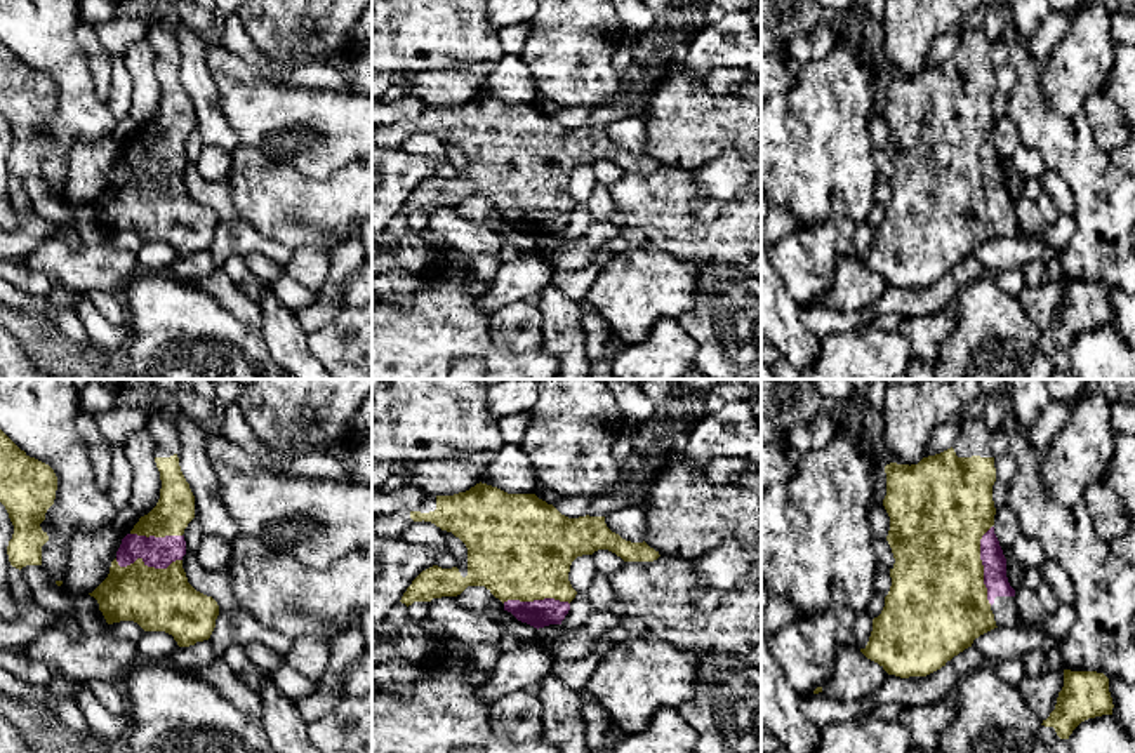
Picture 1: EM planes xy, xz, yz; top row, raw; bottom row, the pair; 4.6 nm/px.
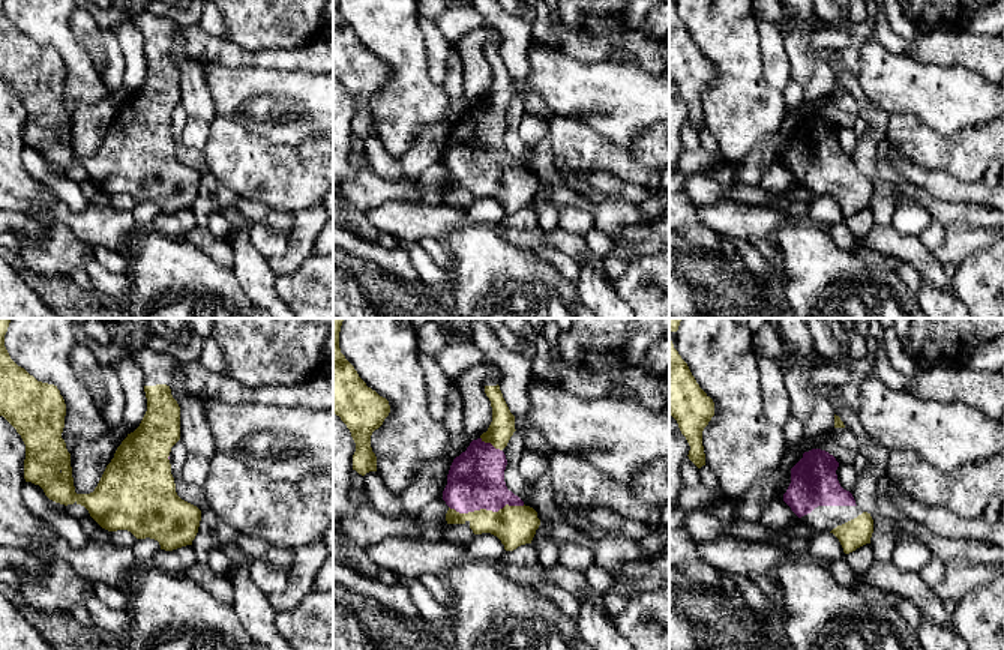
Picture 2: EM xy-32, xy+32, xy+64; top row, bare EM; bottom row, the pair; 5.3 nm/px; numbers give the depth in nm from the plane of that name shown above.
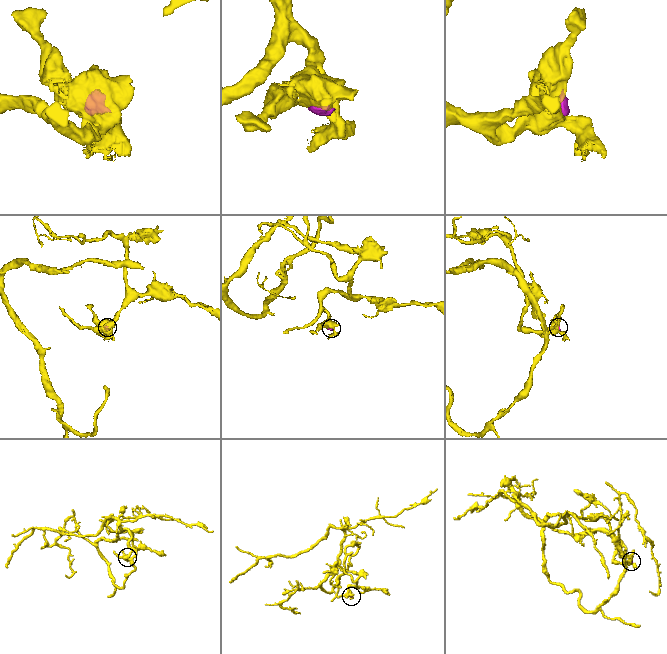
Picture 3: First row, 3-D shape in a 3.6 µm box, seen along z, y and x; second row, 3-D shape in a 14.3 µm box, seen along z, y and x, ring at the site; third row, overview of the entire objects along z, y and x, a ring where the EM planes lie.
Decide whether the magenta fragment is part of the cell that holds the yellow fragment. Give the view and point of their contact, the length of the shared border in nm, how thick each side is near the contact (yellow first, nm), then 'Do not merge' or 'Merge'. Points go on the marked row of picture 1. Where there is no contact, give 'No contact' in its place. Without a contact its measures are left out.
Touches yellow at yz (982, 566). Shared border 360 nm. Thickness 440 nm (yellow) against 110 nm. Merge

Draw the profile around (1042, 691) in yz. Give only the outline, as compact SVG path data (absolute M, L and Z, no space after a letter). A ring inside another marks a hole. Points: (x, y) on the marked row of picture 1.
M1064 670L1039 673L1036 676L1025 676L1019 683L1019 690L1022 692L1031 711L1038 715L1041 720L1046 720L1050 713L1055 710L1057 697L1062 687L1064 687Z

